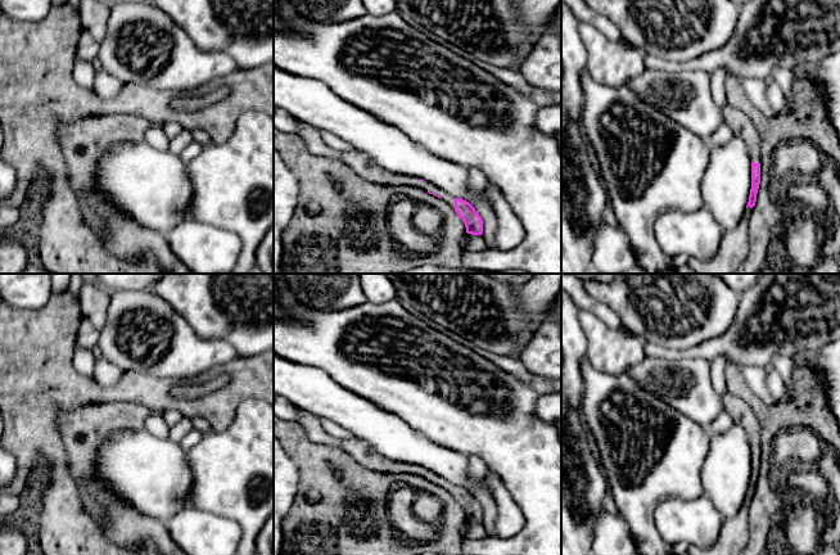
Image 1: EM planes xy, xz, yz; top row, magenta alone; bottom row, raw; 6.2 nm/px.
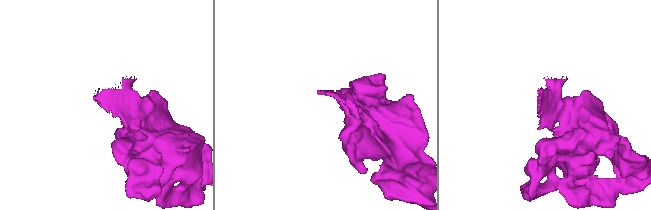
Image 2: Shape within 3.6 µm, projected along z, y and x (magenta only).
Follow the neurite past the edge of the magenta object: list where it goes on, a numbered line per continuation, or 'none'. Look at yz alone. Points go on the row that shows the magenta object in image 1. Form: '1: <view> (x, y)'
1: yz (740, 123)

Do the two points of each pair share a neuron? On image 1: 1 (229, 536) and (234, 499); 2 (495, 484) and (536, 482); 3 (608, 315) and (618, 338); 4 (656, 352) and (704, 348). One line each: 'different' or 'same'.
1: different
2: different
3: different
4: same

